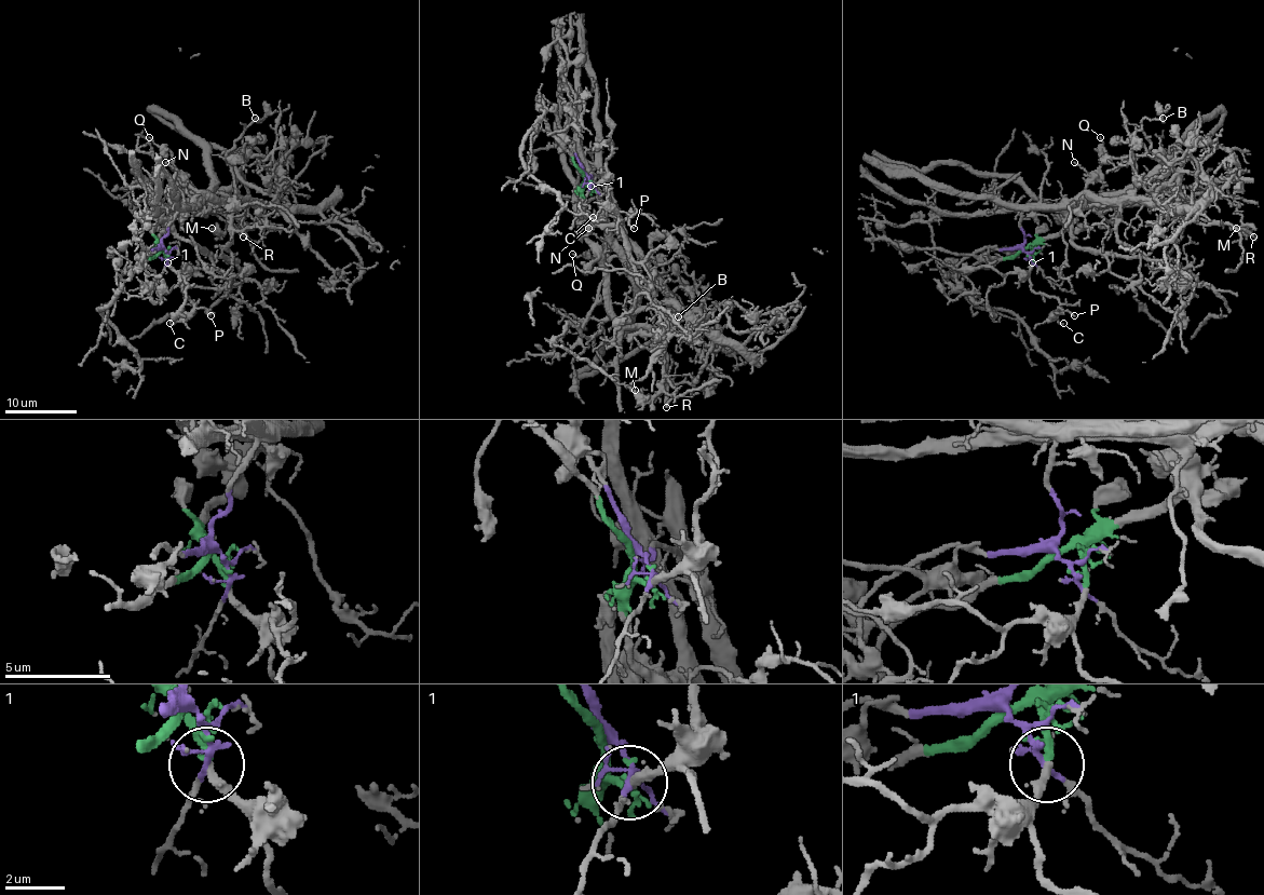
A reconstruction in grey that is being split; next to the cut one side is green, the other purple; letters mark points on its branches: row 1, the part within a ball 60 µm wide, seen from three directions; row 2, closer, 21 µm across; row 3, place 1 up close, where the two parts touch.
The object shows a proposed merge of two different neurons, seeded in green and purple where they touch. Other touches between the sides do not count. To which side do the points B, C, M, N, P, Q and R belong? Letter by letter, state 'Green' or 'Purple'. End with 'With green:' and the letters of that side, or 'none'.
B: Purple
C: Green
M: Green
N: Purple
P: Green
Q: Purple
R: Green
With green: C, M, P, R

